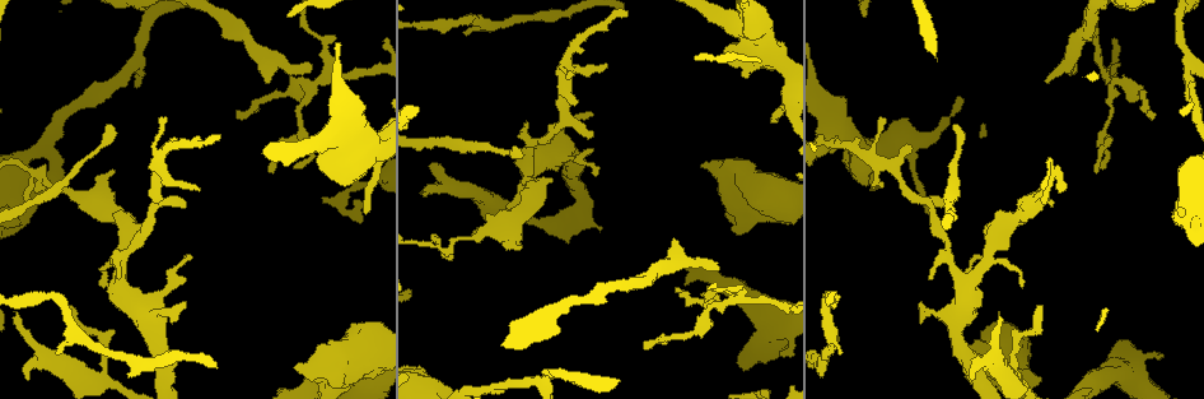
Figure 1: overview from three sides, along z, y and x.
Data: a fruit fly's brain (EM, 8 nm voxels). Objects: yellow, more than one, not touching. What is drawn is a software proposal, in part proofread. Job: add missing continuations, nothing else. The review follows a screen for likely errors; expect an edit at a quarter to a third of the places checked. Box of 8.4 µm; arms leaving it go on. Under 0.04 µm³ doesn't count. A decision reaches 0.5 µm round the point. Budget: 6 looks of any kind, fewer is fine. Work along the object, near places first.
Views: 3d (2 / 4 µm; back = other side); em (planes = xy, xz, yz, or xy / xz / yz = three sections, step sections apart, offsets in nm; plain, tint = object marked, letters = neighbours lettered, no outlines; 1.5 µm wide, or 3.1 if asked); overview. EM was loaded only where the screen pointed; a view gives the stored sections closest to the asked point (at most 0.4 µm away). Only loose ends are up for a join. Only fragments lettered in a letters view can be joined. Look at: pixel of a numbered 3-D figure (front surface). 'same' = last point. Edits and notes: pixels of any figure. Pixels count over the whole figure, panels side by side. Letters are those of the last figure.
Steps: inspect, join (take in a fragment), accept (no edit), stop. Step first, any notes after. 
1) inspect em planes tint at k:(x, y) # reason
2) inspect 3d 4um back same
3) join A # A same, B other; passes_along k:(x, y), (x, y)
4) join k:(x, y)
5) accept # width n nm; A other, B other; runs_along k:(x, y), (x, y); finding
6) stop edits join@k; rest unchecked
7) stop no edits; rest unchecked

inspect 3d 4um back at 1:(838, 353) # branch stops here

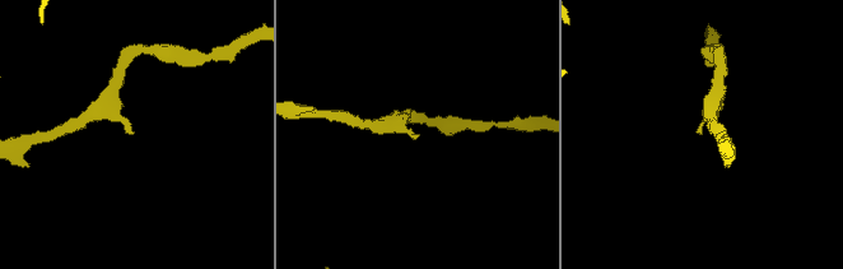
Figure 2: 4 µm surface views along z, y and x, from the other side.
inspect em planes tint at 2:(417, 134) # now the EM

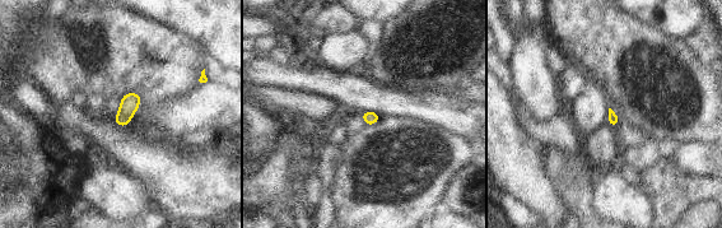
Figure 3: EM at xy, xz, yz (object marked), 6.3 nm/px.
inspect em planes letters same

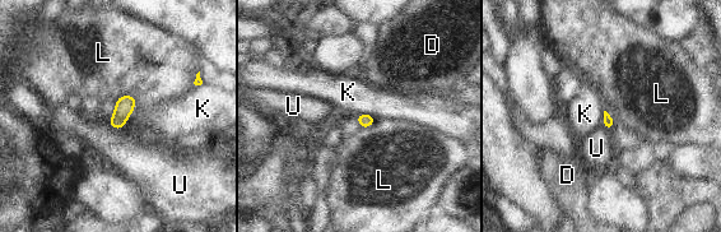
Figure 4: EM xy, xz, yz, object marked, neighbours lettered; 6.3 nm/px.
accept # longest_contact K 160 nm; D other, K other, L other, U other; border 4:(135, 107), (121, 128); none of them fits

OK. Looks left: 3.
inspect em yz step 4 tint at 1:(294, 368) # stops while still wide

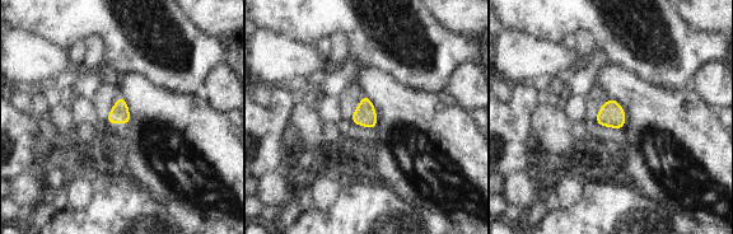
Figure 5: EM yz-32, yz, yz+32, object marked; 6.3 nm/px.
inspect em planes letters same # cut it another way

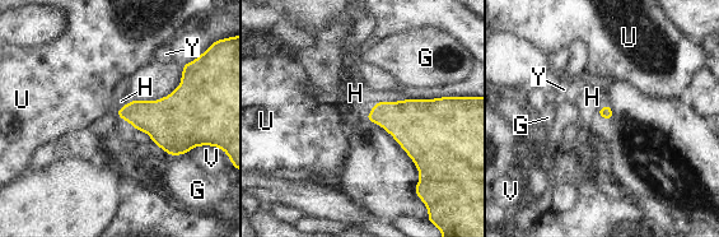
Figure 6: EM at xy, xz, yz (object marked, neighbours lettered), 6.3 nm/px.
join H # longest_contact H 220 nm; G other, H same, U other, V other, Y other; it goes on there

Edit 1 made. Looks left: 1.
stop edits join@6; rest unchecked

